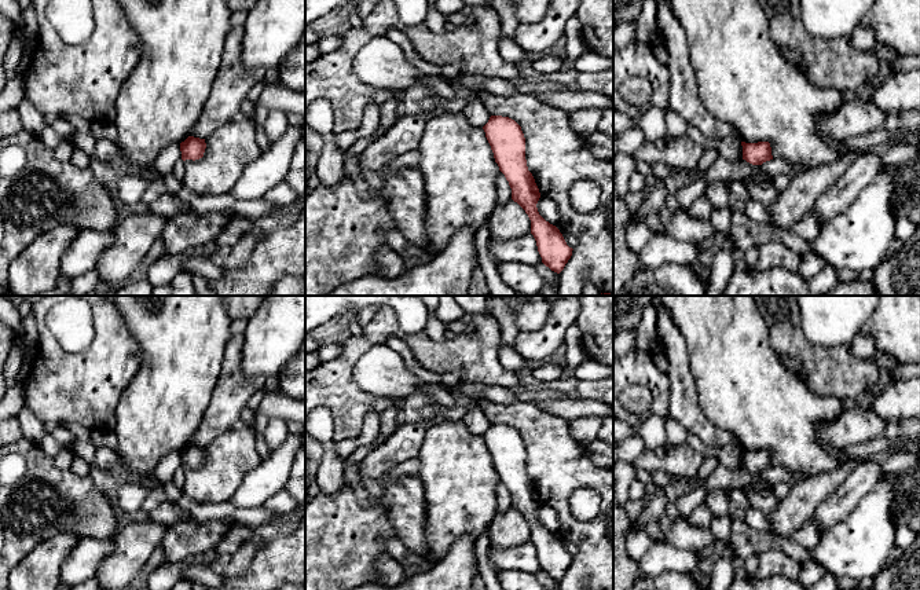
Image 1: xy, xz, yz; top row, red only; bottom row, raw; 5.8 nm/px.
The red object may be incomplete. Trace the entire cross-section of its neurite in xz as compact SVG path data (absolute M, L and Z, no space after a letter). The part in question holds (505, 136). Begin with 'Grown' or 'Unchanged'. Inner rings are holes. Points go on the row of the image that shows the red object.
Unchanged. M491 116L483 127L499 171L512 188L512 199L517 202L531 220L542 263L560 274L572 256L560 230L546 221L538 212L539 188L525 160L525 138L521 127L509 117Z

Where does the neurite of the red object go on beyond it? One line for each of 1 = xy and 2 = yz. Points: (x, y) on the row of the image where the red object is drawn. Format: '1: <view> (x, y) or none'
1: none
2: none

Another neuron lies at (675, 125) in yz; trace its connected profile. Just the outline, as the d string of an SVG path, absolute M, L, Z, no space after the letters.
M666 107L666 131L667 136L671 139L681 138L686 135L688 131L688 122L674 110L670 107Z

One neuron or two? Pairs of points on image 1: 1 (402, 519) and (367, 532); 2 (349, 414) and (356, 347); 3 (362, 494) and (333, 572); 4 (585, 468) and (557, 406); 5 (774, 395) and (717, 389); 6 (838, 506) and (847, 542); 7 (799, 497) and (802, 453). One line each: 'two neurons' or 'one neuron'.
1: two neurons
2: one neuron
3: two neurons
4: two neurons
5: one neuron
6: two neurons
7: two neurons

